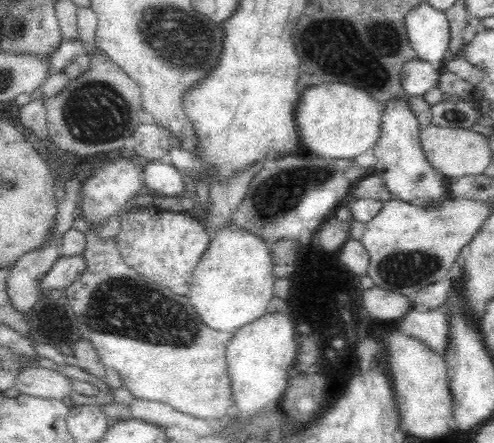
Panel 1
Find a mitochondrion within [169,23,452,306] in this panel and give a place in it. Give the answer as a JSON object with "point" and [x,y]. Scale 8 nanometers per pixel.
{"point":[276,196]}

